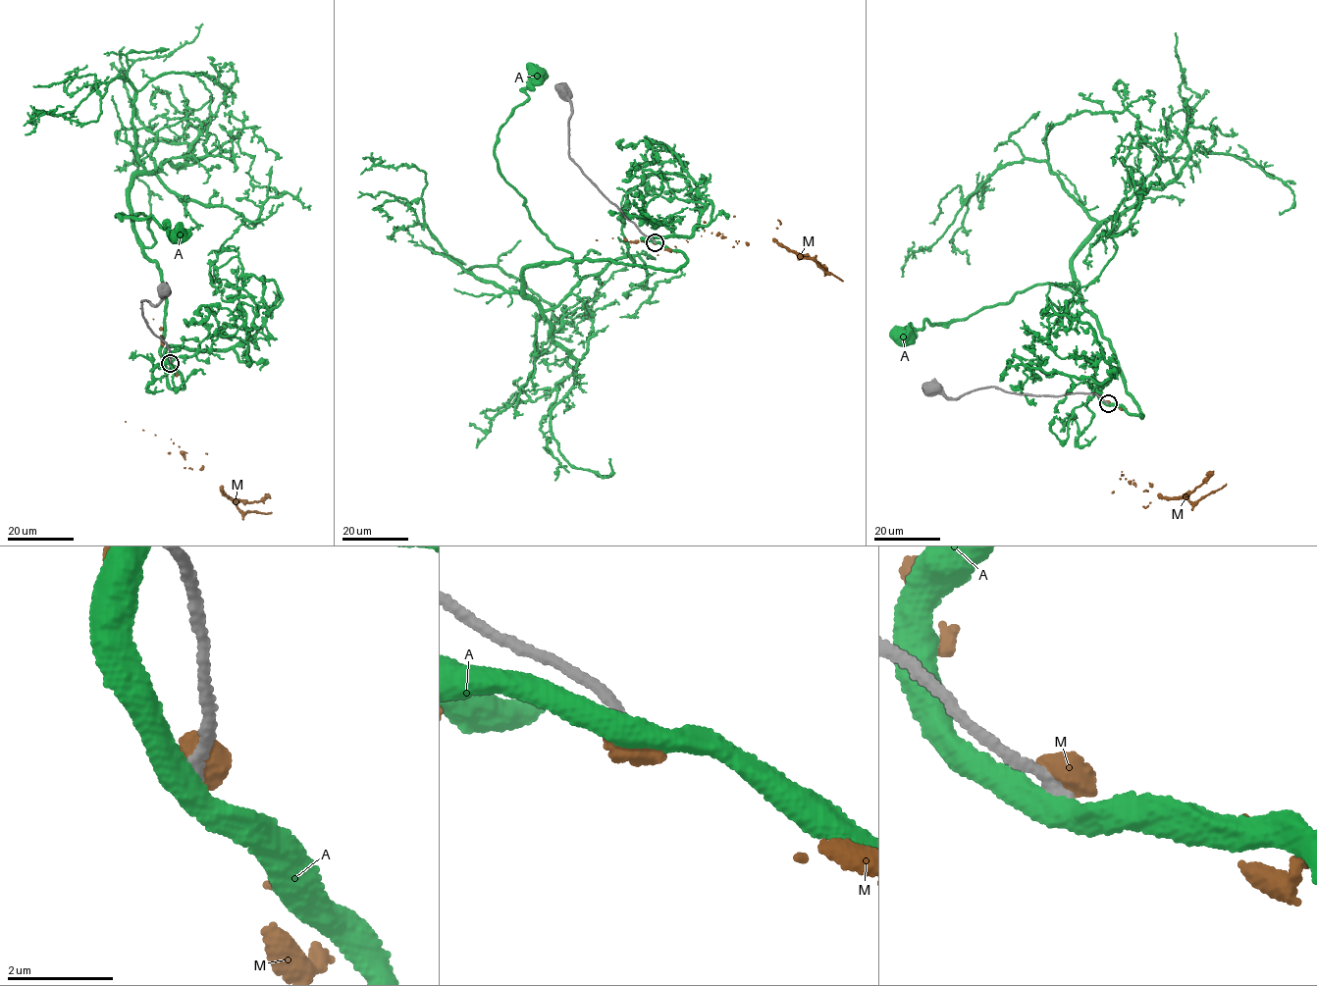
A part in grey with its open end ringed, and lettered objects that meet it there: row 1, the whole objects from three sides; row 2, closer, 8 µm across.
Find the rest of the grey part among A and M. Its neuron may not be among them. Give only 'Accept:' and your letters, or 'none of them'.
Accept: none of them

